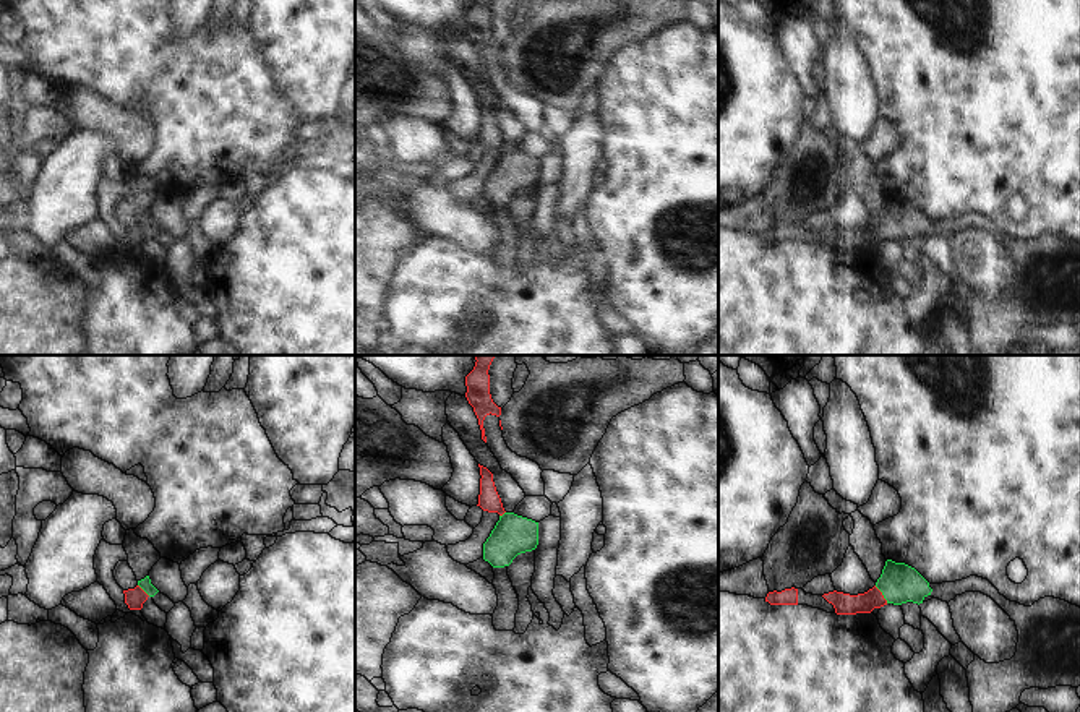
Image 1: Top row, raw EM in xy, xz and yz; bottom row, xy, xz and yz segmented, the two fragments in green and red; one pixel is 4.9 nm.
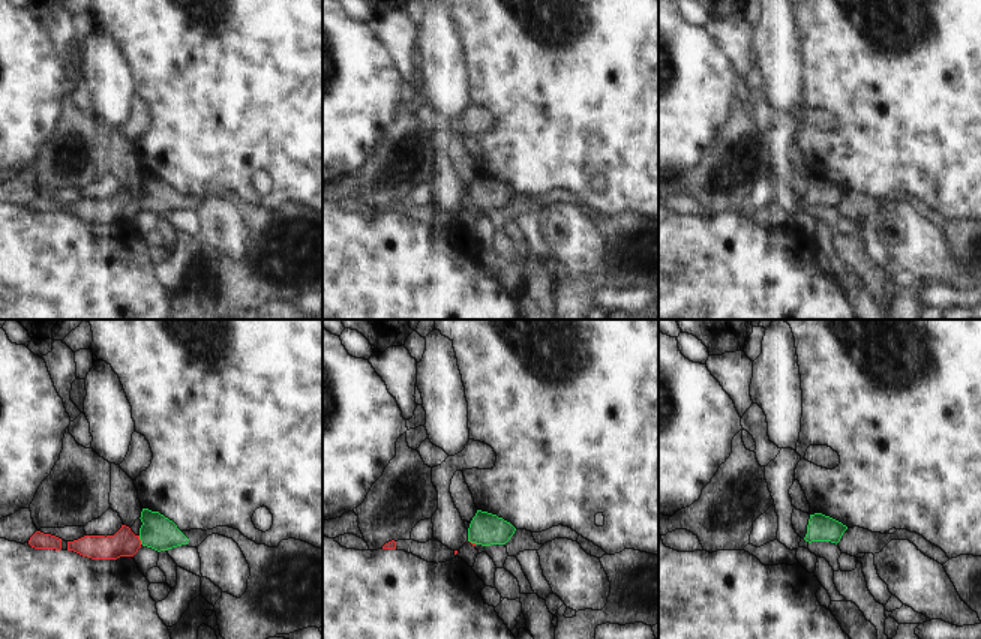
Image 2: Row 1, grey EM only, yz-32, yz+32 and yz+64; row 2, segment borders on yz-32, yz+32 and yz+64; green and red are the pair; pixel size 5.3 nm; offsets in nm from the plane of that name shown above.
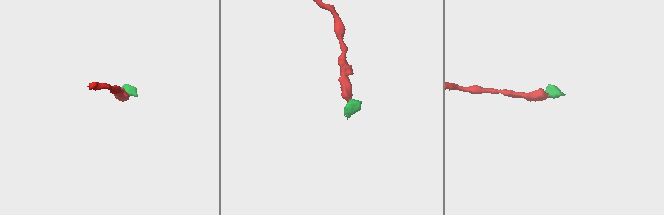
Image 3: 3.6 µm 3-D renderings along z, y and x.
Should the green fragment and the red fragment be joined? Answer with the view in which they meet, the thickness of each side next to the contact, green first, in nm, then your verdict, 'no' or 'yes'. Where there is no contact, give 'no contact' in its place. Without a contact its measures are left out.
yz | 200/110 nm | yes

